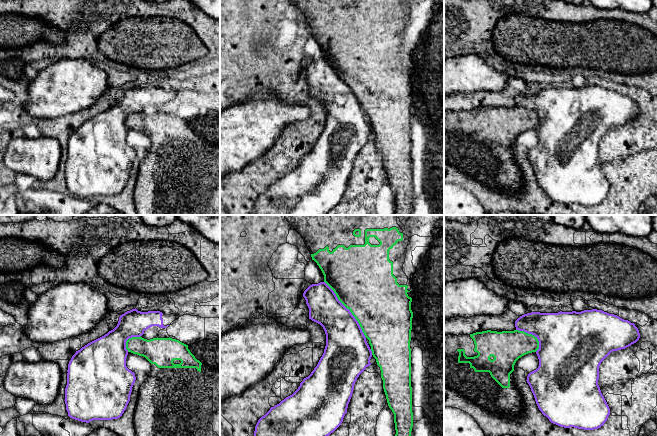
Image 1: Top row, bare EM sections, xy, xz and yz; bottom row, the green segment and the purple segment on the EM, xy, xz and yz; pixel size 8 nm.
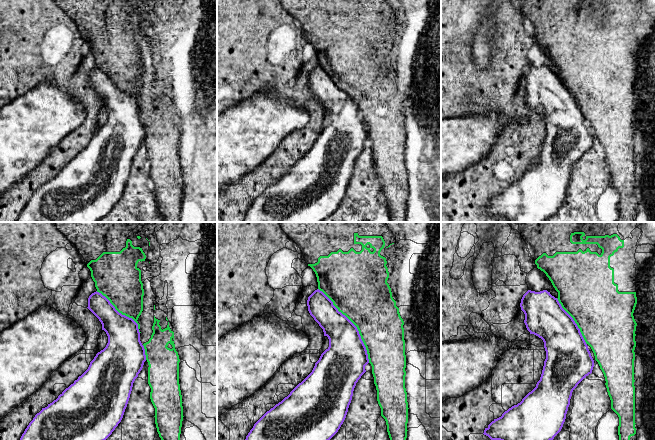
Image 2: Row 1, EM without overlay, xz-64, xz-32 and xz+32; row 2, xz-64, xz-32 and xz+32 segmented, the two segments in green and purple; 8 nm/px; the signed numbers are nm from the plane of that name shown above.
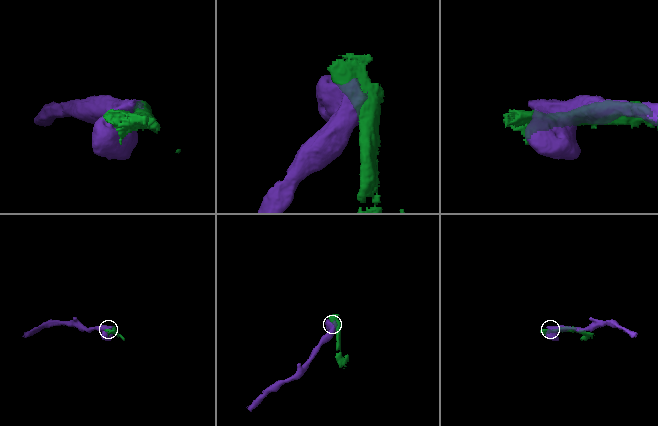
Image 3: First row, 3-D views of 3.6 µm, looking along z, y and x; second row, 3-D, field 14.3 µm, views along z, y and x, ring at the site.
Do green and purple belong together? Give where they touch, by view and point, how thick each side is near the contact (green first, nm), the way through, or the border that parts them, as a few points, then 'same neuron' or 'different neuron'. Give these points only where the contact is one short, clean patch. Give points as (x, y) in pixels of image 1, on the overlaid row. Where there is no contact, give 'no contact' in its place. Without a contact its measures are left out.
contact xz (348, 308); calibres 500 and 300 nm; different neuron

